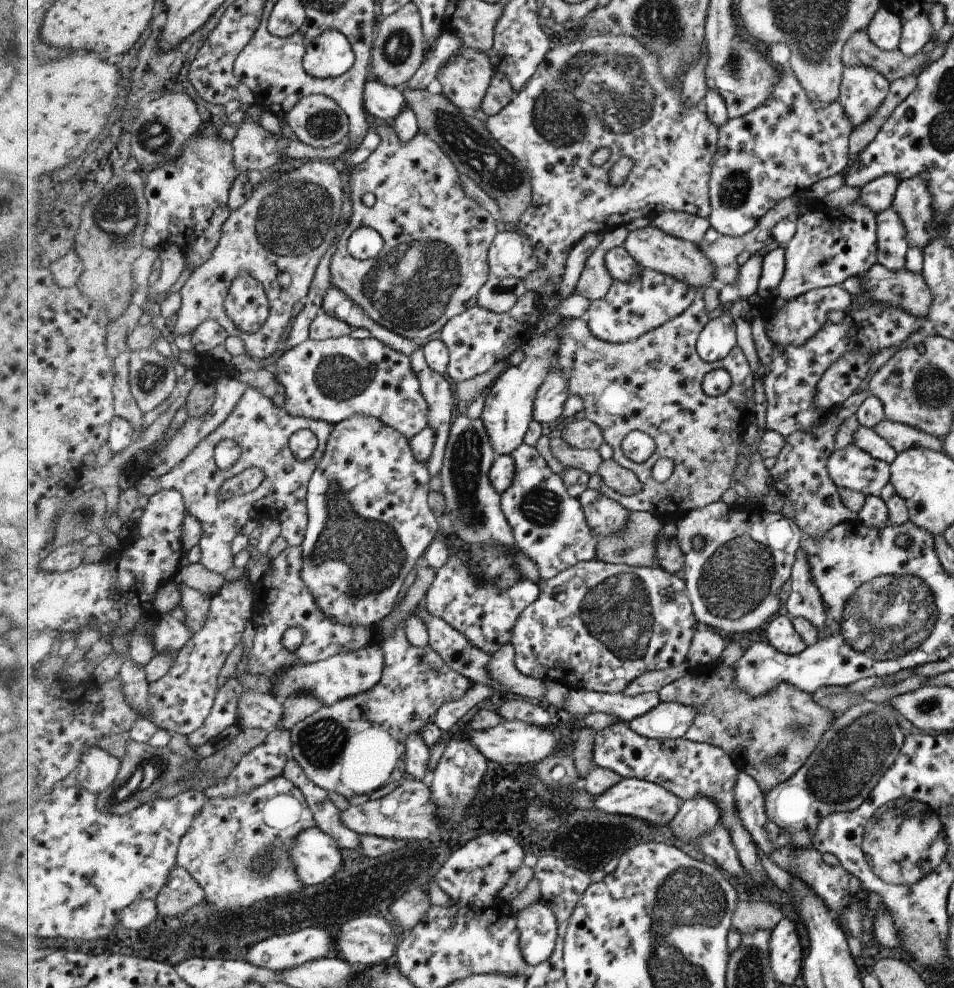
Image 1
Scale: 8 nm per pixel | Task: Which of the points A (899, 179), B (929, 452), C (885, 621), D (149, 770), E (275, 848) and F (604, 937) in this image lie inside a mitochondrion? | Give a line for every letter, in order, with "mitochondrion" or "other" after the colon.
A: other
B: other
C: mitochondrion
D: mitochondrion
E: mitochondrion
F: other

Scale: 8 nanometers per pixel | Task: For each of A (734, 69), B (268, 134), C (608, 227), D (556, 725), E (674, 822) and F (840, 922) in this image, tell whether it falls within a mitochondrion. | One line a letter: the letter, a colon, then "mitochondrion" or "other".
A: mitochondrion
B: other
C: other
D: other
E: other
F: other

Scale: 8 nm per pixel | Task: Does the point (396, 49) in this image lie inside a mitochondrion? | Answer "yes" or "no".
yes

